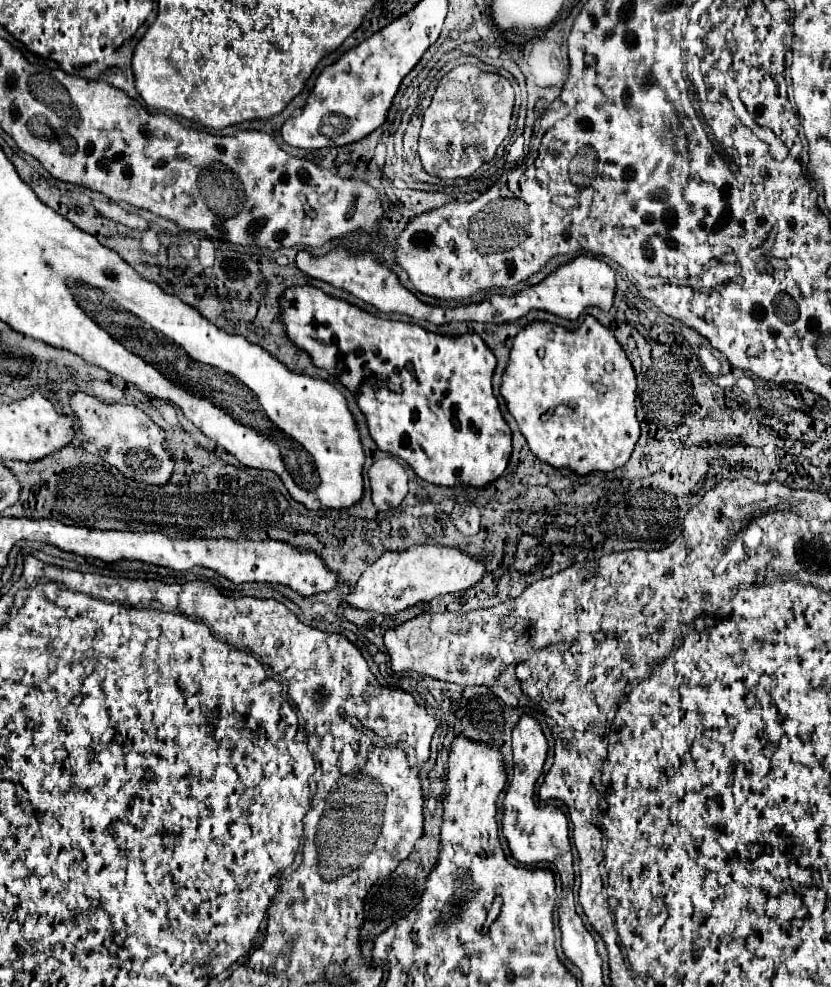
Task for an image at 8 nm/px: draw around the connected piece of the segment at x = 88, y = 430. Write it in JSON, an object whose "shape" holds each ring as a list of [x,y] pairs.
{"shape":[[[83,391],[71,395],[71,411],[83,433],[85,451],[101,457],[103,461],[116,467],[127,479],[141,483],[163,485],[173,473],[173,463],[165,451],[165,433],[139,409],[133,405],[109,405]]]}

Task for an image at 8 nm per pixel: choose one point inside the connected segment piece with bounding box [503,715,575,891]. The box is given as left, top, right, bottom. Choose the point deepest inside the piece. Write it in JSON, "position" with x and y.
{"position":[534,834]}

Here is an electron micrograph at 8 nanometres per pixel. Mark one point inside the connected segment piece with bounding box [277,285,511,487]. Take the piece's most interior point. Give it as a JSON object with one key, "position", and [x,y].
{"position":[428,398]}

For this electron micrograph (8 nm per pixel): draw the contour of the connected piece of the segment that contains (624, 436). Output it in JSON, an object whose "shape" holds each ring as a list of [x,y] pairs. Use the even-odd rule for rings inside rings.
{"shape":[[[585,315],[581,327],[573,331],[547,321],[533,321],[523,327],[513,339],[509,365],[503,371],[501,395],[533,455],[557,469],[567,467],[579,475],[615,471],[627,463],[639,439],[639,423],[635,417],[635,371],[613,331],[593,315]]]}

